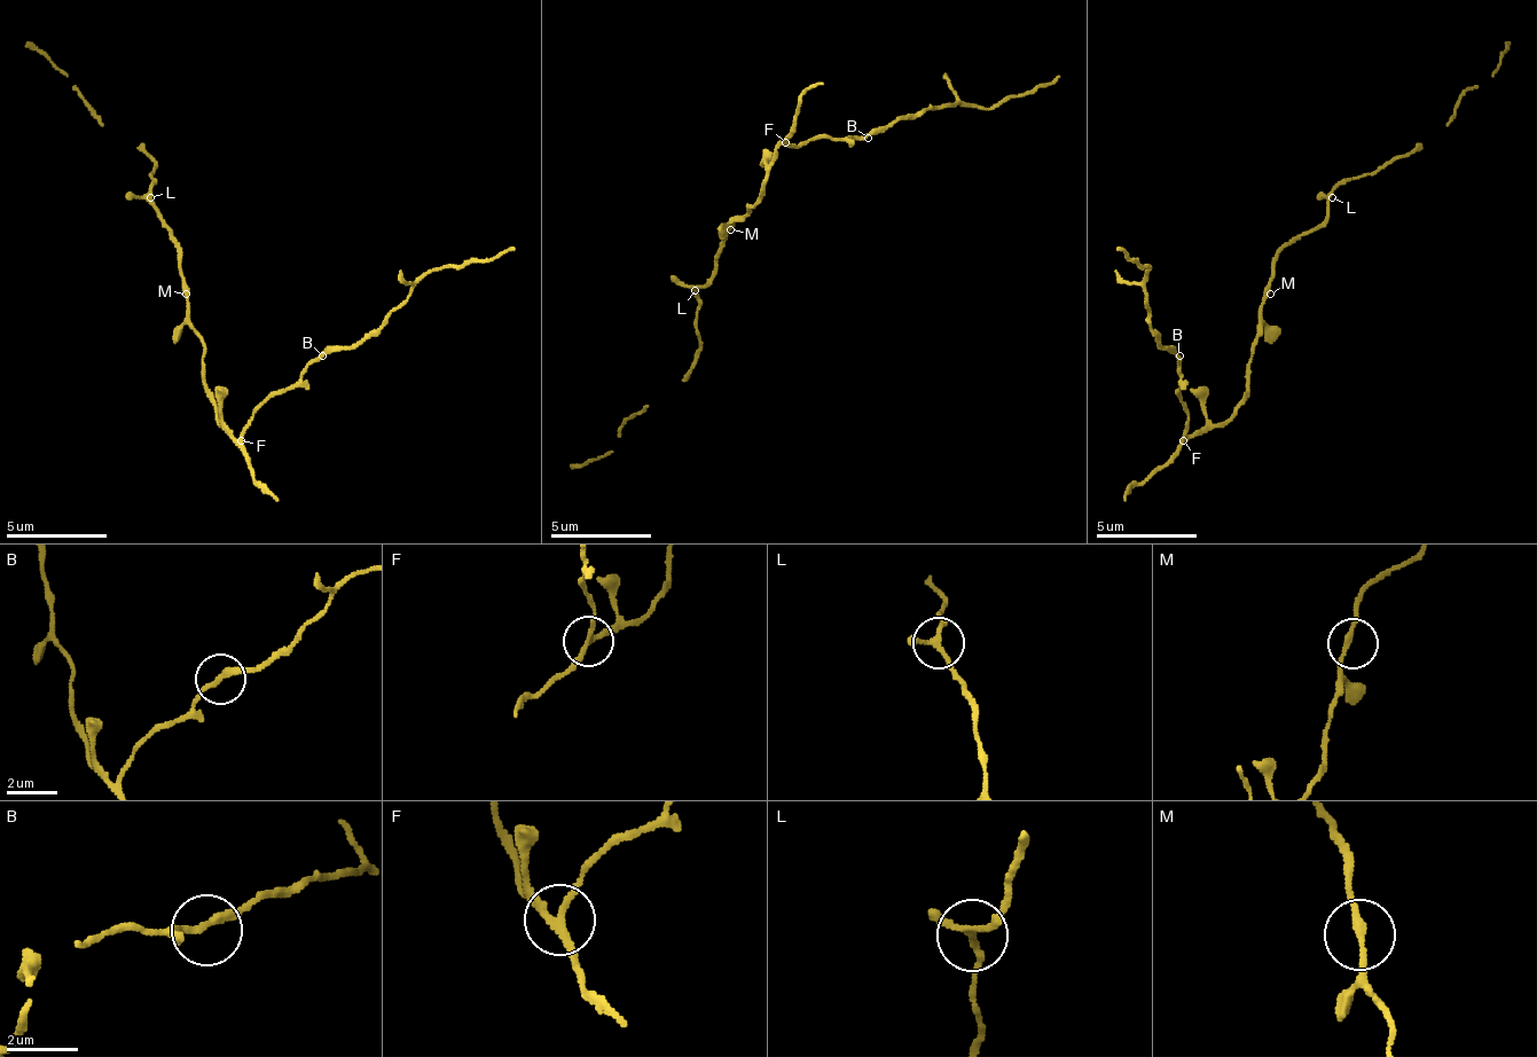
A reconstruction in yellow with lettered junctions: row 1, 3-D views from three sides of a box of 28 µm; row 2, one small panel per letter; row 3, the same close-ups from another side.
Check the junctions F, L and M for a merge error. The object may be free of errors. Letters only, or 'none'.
F

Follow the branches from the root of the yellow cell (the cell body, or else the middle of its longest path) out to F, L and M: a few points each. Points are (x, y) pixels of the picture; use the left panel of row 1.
F: (201, 345), (206, 350), (201, 360), (201, 385), (221, 427), (236, 441), (242, 441)
L: (201, 345), (201, 335), (190, 325), (190, 304), (181, 279), (181, 253), (155, 218), (150, 197)
M: (201, 345), (201, 335), (190, 325), (190, 304), (186, 294)

